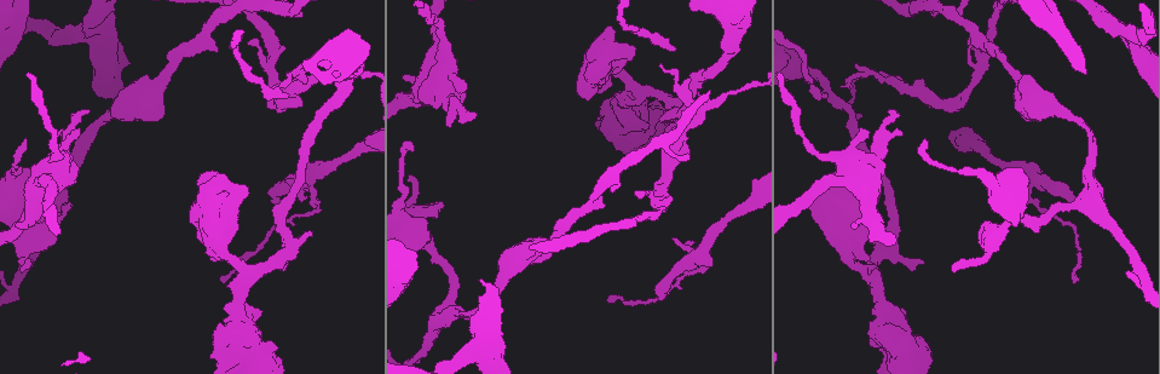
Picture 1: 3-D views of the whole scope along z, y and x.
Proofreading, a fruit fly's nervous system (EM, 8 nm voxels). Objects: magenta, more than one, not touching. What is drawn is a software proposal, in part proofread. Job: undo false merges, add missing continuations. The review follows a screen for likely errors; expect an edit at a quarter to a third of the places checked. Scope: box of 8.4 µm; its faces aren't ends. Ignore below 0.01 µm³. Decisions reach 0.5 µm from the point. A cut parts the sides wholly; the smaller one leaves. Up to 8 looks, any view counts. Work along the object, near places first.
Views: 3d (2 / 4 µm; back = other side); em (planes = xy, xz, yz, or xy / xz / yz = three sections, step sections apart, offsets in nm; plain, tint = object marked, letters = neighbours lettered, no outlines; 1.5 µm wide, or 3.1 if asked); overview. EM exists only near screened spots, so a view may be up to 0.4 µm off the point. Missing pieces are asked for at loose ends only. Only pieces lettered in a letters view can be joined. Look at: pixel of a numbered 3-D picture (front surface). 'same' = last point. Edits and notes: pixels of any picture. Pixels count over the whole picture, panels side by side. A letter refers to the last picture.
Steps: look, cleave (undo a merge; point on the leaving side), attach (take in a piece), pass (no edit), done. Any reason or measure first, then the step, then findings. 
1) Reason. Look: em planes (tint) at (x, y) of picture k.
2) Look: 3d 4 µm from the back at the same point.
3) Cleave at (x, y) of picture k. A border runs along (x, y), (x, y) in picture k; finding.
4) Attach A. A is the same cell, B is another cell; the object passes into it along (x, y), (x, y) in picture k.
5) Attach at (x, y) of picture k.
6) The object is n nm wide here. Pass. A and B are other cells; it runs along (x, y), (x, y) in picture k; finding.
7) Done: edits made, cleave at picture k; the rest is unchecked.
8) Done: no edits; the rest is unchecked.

Free end. Look: em xz step 4 (tint) at (901, 132) of picture 1.

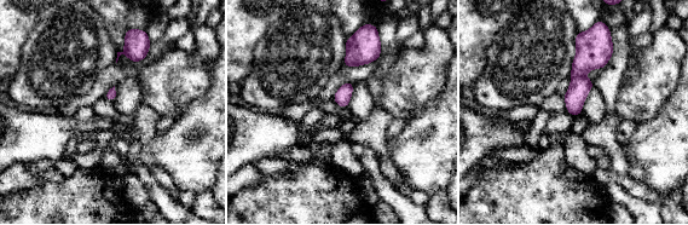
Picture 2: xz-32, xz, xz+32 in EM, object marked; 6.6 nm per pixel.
Another direction. Look: em planes (letters) at the same point.

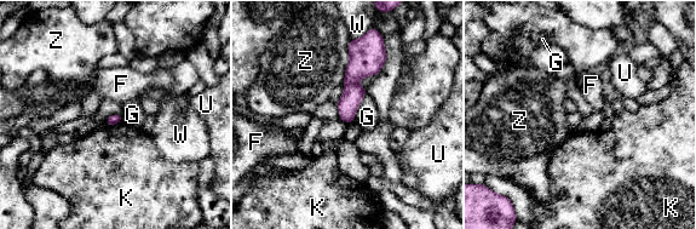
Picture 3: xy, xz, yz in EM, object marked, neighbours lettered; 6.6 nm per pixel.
The longest contact is with Z, 280 nm. Pass. F, G, K, U, W and Z are other cells; none of them fits.

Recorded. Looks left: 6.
Thick turns thin. Look: em xz step 4 (tint) at (553, 236) of picture 1.

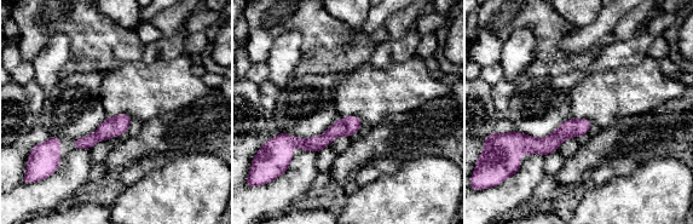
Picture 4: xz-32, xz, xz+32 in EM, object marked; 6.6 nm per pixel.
Look: em xz step 4 (letters) at the same point.

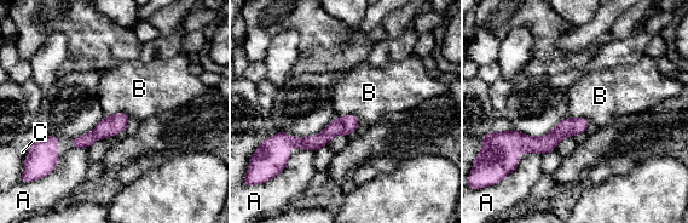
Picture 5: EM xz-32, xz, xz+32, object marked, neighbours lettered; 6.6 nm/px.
The object is 50 nm wide here. Pass. A, B and C are other cells; it runs along (356, 121), (316, 142), (284, 137) in picture 5; continuous, no second neuron.

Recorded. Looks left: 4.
An open end. Look: 3d 2 µm at (310, 230) of picture 1.

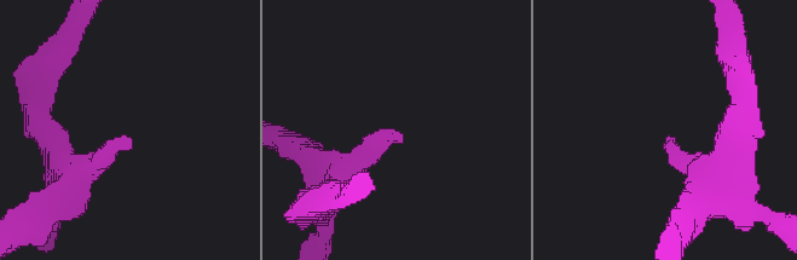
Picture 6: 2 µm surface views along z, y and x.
Shape alone is not enough. Look: em xz step 8 (letters) at (403, 134) of picture 6.

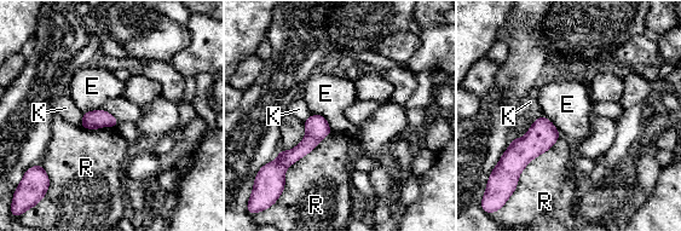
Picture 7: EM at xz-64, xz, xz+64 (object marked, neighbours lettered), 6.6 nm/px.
Look: em planes (letters) at the same point.

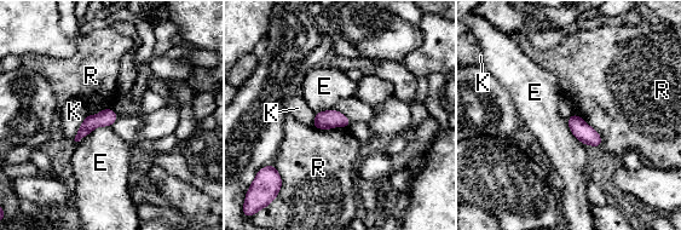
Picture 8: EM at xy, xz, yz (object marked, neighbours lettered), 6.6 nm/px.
Pass. E, K and R are other cells; a border runs along (575, 113), (599, 133), (601, 147) in picture 8; none of them fits.

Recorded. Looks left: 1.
Done: no edits; the rest is unchecked.

